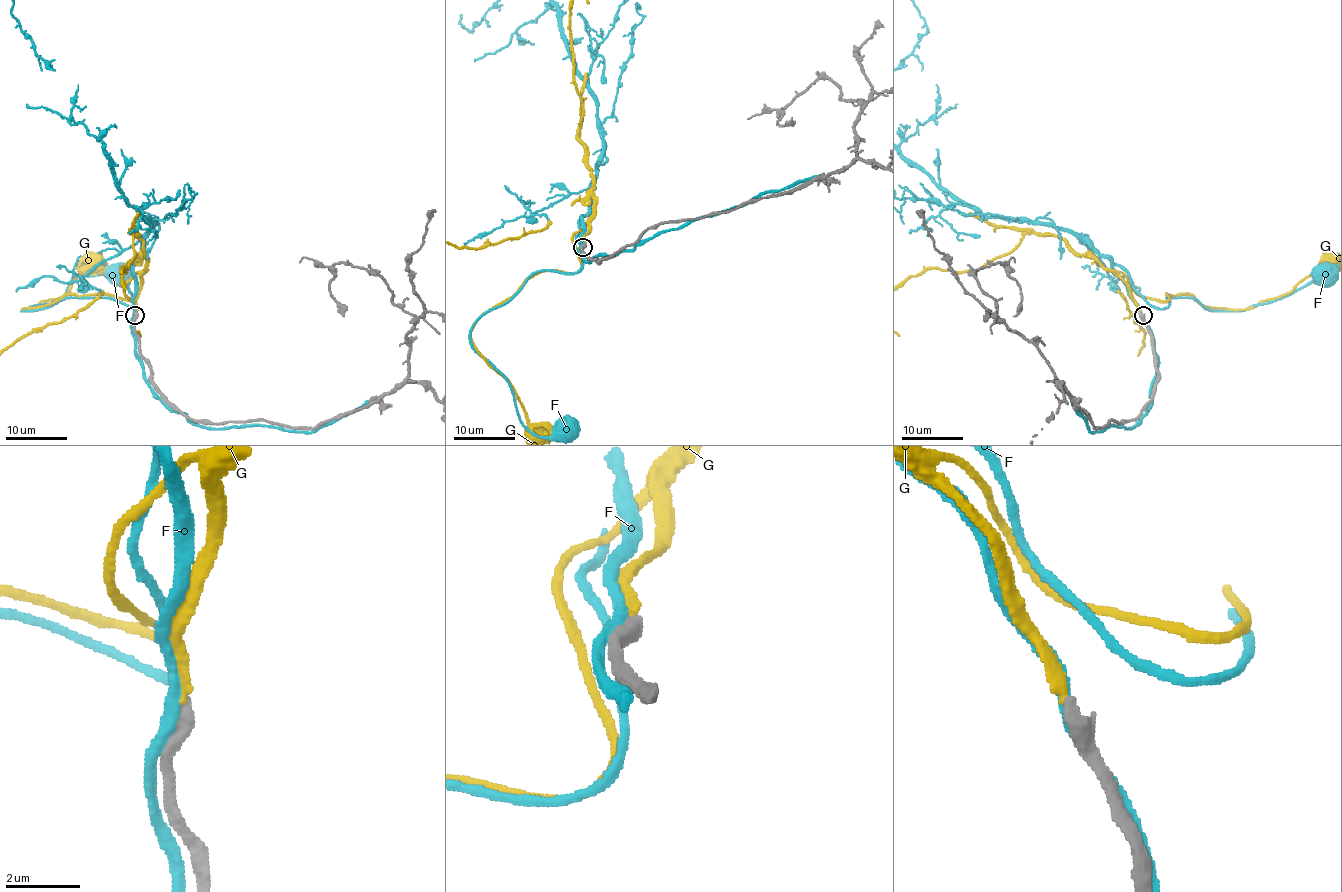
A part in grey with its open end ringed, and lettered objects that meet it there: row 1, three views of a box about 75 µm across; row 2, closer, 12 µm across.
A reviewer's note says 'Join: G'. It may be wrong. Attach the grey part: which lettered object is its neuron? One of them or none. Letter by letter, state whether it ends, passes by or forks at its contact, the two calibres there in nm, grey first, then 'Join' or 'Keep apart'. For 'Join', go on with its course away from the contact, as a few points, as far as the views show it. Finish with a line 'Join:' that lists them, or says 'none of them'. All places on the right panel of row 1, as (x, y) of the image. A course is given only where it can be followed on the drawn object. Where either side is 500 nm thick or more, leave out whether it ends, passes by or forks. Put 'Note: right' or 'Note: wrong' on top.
Note: wrong
F: Thickness 600 nm (grey) against 320 nm. Keep apart
G: It ends there. Thickness 480 nm (grey) against 220 nm. Keep apart
Join: none of them

